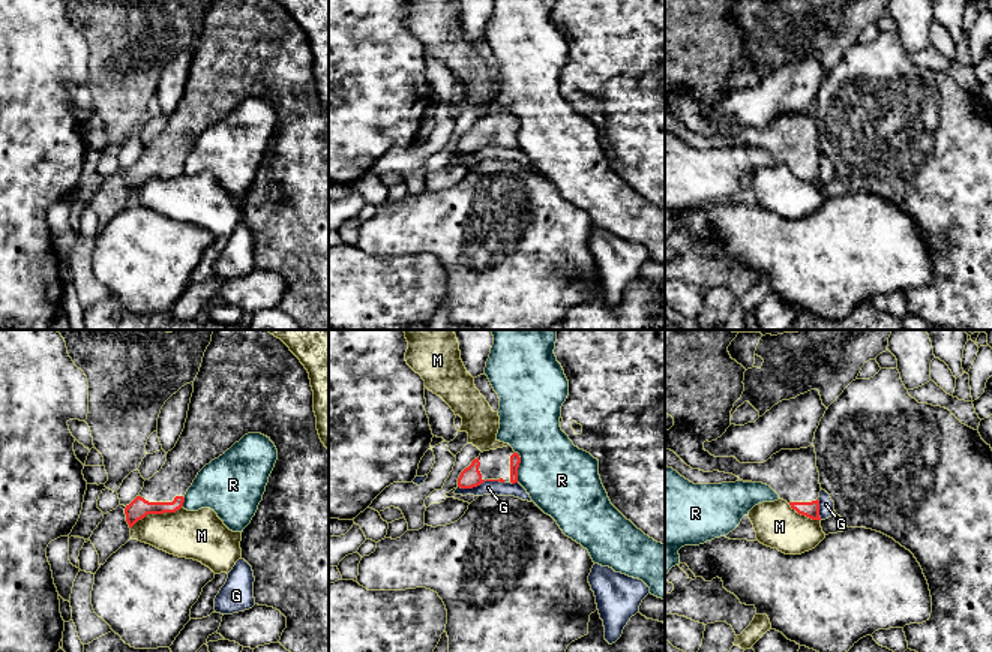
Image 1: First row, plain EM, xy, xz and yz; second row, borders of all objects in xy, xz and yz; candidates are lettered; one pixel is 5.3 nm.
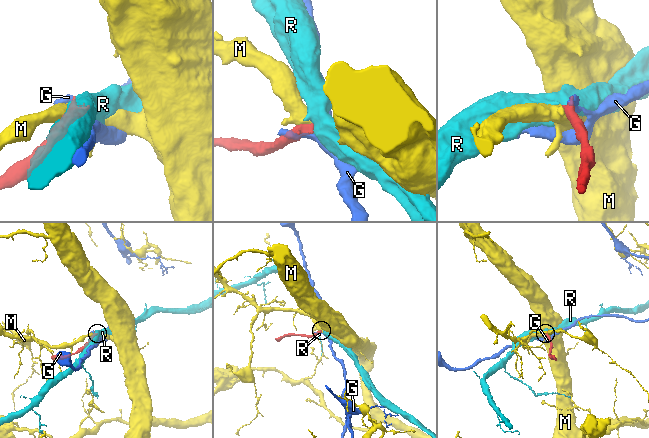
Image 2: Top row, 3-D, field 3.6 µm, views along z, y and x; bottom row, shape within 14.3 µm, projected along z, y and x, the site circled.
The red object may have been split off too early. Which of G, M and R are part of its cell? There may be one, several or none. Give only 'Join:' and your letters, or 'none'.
Join: none

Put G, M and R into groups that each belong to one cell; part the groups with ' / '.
G / M / R

